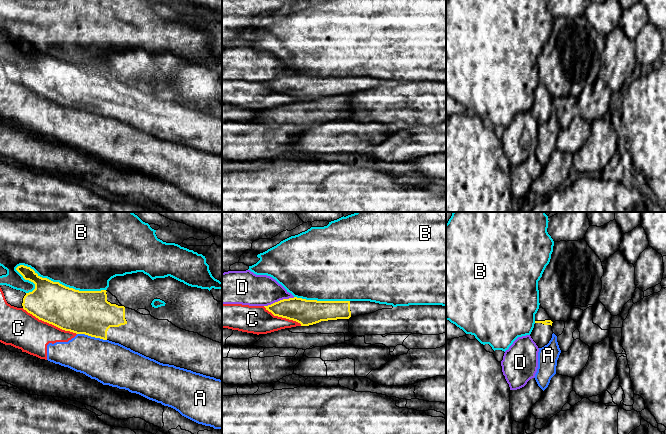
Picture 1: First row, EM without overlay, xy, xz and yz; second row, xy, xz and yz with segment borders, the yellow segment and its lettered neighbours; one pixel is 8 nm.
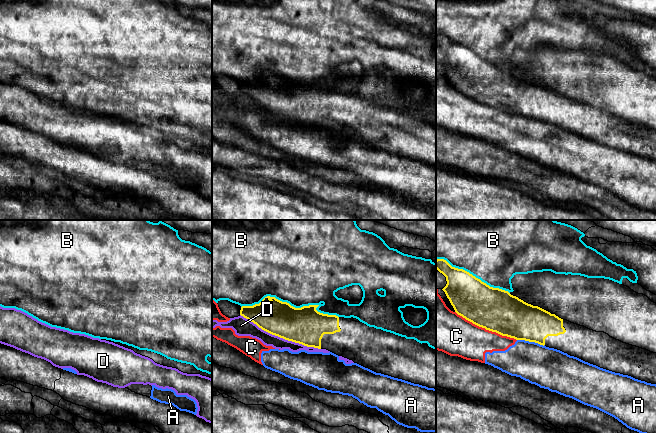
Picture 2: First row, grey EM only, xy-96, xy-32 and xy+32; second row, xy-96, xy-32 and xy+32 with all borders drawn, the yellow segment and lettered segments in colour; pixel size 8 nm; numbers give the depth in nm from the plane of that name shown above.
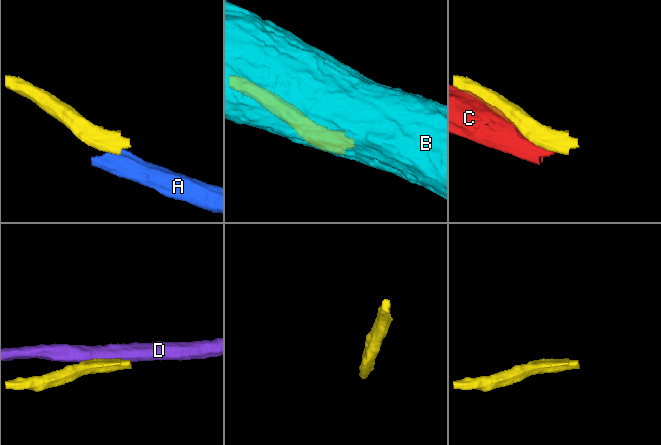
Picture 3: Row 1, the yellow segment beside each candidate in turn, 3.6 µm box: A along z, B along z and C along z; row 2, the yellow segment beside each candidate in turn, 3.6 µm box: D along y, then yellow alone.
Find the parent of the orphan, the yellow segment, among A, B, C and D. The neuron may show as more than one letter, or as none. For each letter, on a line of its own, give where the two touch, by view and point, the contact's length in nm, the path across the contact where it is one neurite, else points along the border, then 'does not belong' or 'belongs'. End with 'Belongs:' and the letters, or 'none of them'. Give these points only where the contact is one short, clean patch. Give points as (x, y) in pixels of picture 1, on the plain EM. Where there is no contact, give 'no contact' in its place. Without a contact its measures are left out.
A: meets yellow in xy at (92, 112); contact 240 nm long; border along xy (77, 109), (106, 116); does not belong
B: meets yellow in xy at (59, 59); contact 750 nm long; does not belong
C: meets yellow in xy at (49, 99); contact 480 nm long; does not belong
D: meets yellow in xz at (280, 76); contact 260 nm long; does not belong
Belongs: none of them

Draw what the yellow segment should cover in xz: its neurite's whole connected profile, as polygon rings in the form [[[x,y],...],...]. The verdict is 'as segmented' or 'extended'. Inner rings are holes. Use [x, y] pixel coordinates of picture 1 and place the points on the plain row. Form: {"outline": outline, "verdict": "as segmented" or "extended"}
{"outline": [[[297,73],[283,75],[264,83],[274,92],[296,97],[301,102],[309,102],[321,97],[349,95],[393,84],[392,81],[370,77],[317,77]]], "verdict": "extended"}

